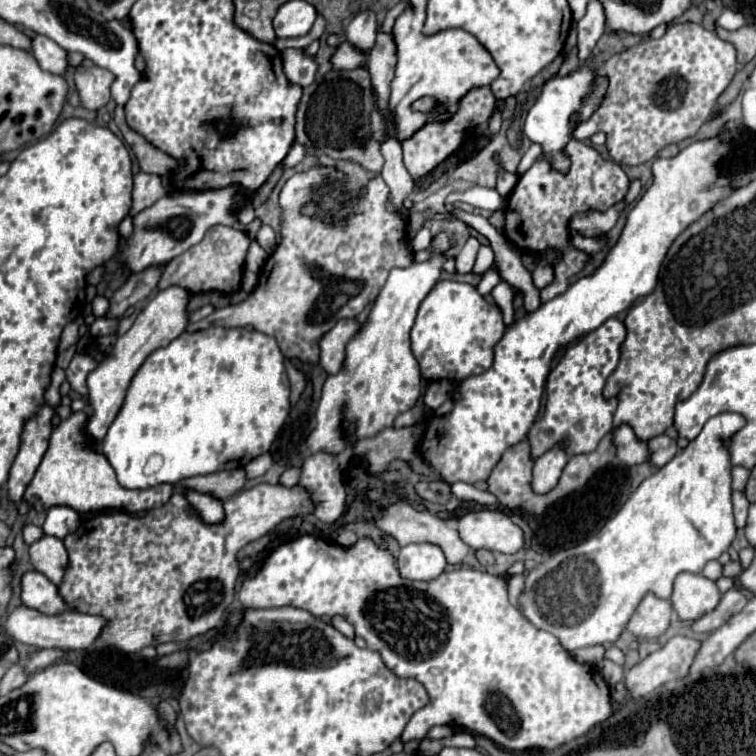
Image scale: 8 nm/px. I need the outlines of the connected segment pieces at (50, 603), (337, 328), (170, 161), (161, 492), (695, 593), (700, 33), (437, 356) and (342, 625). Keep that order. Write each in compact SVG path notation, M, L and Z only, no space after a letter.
M31 570L21 576L21 602L29 608L41 610L43 614L61 614L67 610L67 604L57 592L57 586L49 582L41 572Z
M345 318L339 320L327 334L323 334L323 338L319 340L319 366L327 374L337 374L345 360L345 346L359 328L359 322L355 322L353 318Z
M117 106L115 108L115 124L117 128L121 130L125 142L131 146L137 162L139 162L139 168L141 172L149 172L149 174L159 174L159 176L165 176L169 174L179 162L171 156L167 156L165 152L161 152L159 148L155 148L151 142L147 142L143 136L135 134L127 122L125 122L125 116L123 116L123 106Z
M85 410L73 412L69 418L61 420L53 428L51 438L49 438L49 448L33 480L25 488L23 500L37 512L45 512L51 506L59 506L59 504L69 506L77 512L99 512L99 510L115 508L115 510L125 510L131 514L163 506L171 498L173 486L161 484L147 490L123 488L117 482L117 476L113 474L113 468L109 466L107 458L87 446L87 438L83 436L83 426L87 422L87 416L89 414Z
M683 572L675 578L673 586L673 608L681 620L695 622L705 614L713 612L721 600L717 584L701 574Z
M673 24L661 38L651 38L631 46L625 52L613 54L603 66L597 70L599 74L609 78L609 90L601 104L601 108L585 122L581 122L573 136L577 140L587 140L595 132L607 134L609 156L617 164L637 166L647 160L653 160L659 150L669 144L681 144L697 134L697 130L709 120L717 98L729 86L737 72L737 52L735 48L717 38L715 32L705 30L699 24Z
M441 280L423 300L415 326L411 330L411 348L413 354L421 366L421 374L427 380L441 380L447 378L451 382L459 382L463 378L483 374L493 364L493 346L499 342L499 338L505 332L501 310L493 304L489 304L475 286L467 282L455 282L455 280Z
M335 616L333 618L333 626L345 636L345 638L349 638L349 640L353 640L355 638L355 632L353 632L353 626L347 622L347 620L343 620L341 616Z

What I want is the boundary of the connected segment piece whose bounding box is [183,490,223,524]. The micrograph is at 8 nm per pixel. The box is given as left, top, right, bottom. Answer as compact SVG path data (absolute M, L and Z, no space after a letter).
M183 490L185 498L191 502L191 506L195 510L199 510L201 518L207 522L207 524L217 524L223 520L223 506L221 506L221 500L209 496L209 494L199 494L199 492L187 492Z

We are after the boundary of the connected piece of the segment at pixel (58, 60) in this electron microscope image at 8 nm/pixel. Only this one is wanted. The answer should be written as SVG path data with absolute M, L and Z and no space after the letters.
M35 34L31 38L31 50L33 58L39 62L39 66L47 72L53 72L53 74L65 74L67 70L67 52L57 46L57 42L53 42L51 38L47 36L41 36L41 34Z

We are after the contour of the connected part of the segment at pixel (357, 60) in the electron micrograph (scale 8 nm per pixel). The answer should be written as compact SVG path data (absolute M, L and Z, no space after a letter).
M343 42L337 48L337 54L331 58L331 62L333 62L335 70L353 70L357 66L365 66L367 56L361 50L357 50L355 46L351 46L349 42Z

